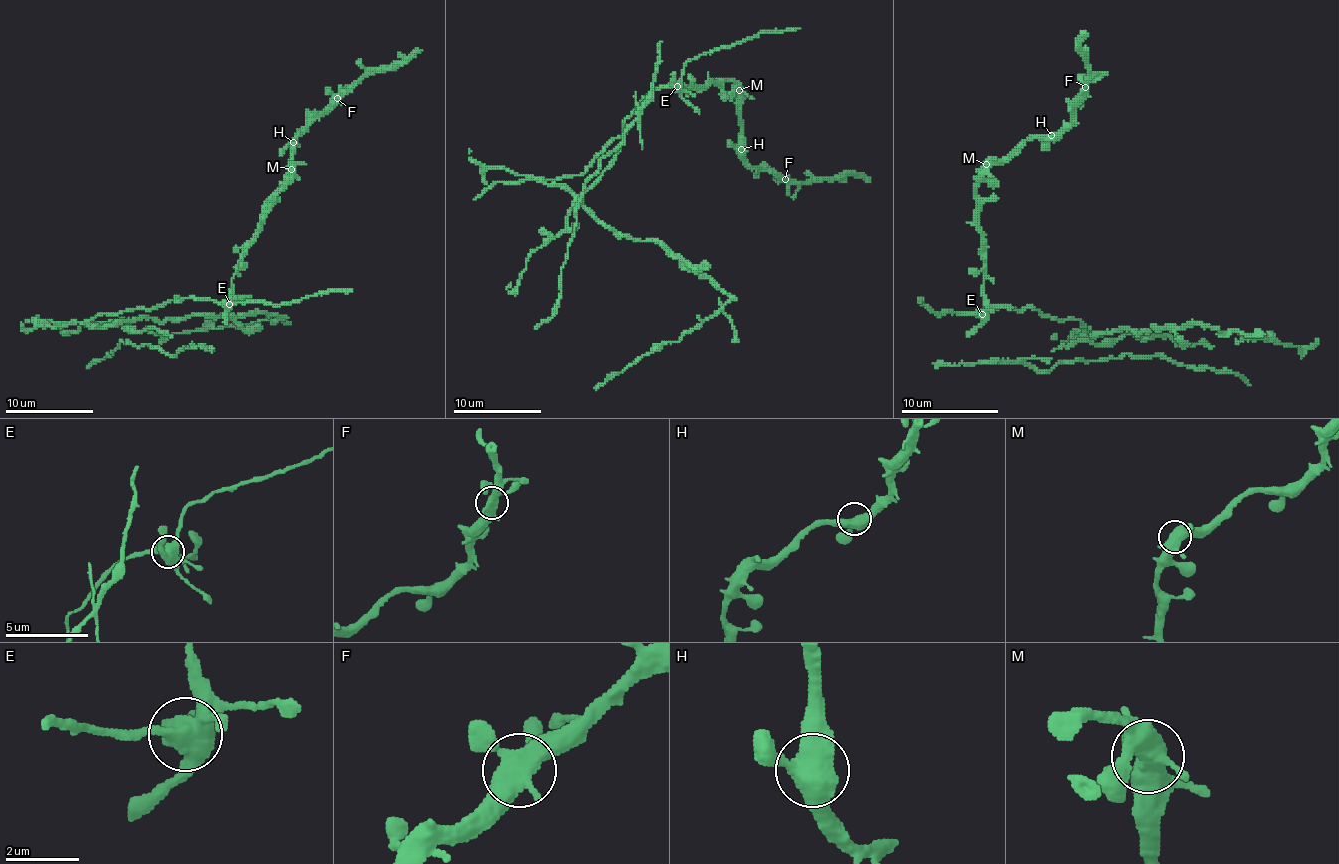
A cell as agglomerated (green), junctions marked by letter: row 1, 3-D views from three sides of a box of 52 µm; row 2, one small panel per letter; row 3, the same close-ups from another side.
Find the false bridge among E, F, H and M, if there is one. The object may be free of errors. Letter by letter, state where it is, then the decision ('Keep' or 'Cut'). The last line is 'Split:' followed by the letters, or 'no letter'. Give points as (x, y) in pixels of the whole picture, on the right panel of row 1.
E: Place: (982, 314). Cut
F: Place: (1085, 87). Keep
H: Place: (1051, 135). Keep
M: Place: (986, 164). Keep
Split: E

